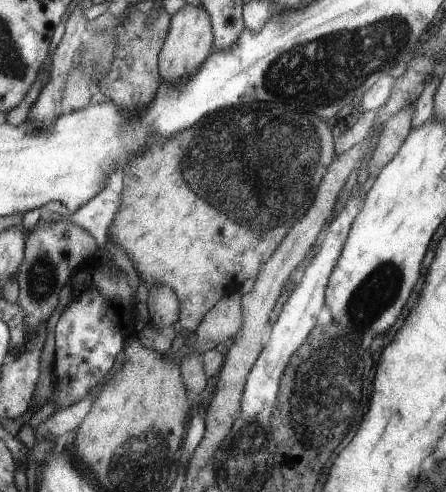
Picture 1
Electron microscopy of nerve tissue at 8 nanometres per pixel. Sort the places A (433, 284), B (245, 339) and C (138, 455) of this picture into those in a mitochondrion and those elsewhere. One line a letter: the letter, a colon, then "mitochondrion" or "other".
A: other
B: other
C: mitochondrion

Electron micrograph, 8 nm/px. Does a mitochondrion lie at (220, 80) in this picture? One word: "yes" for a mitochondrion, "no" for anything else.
no

